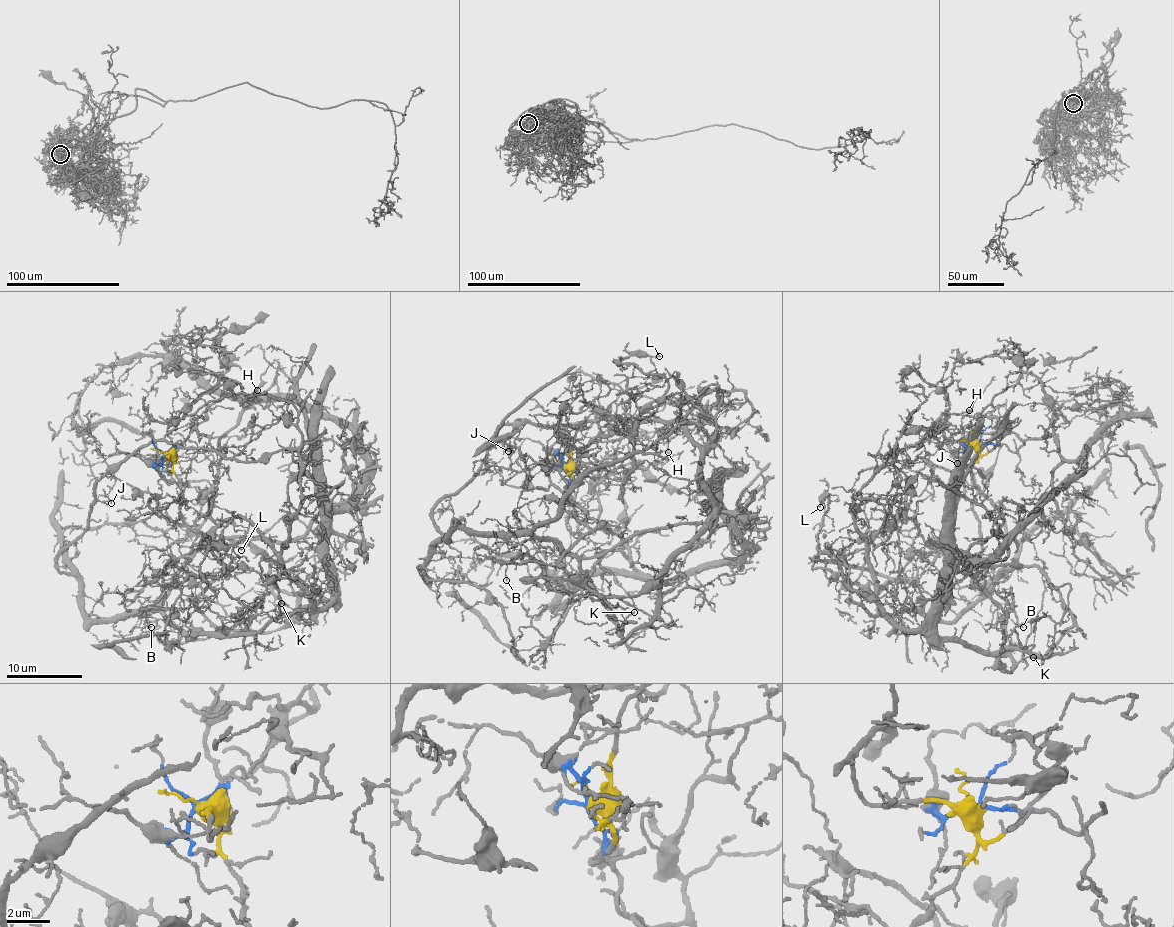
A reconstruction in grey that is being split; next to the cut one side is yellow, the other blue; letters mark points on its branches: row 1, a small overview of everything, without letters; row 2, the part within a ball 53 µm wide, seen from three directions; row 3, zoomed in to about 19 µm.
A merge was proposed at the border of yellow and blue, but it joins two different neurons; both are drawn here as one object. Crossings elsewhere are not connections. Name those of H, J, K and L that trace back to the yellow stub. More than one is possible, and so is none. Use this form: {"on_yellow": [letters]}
{"on_yellow": ["J", "K", "L"]}

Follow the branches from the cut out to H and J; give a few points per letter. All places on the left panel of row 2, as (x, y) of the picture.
H: (164, 455), (228, 393), (220, 337), (207, 338), (197, 347), (199, 369), (236, 379), (249, 400), (257, 389)
J: (164, 455), (170, 455), (169, 465), (177, 449), (165, 440), (150, 440), (98, 482), (97, 499), (112, 503)

